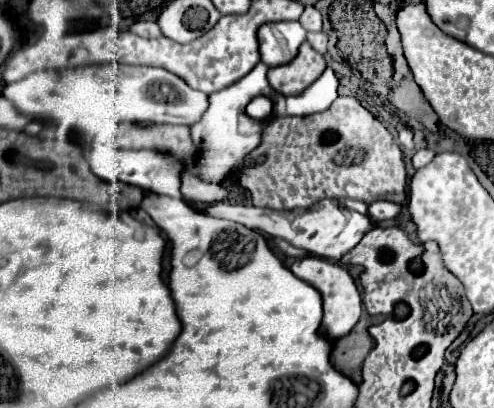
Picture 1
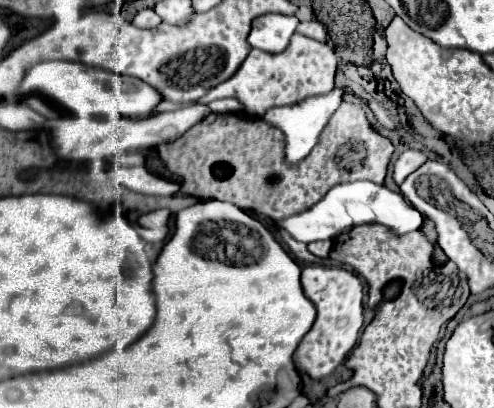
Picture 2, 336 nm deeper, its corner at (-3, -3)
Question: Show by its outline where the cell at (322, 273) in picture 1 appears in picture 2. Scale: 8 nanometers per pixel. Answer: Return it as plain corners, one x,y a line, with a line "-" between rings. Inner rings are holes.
305,266
301,272
301,286
305,296
317,308
317,318
295,350
293,362
297,372
305,372
311,380
321,380
347,358
359,338
363,328
363,284
357,274
345,268

